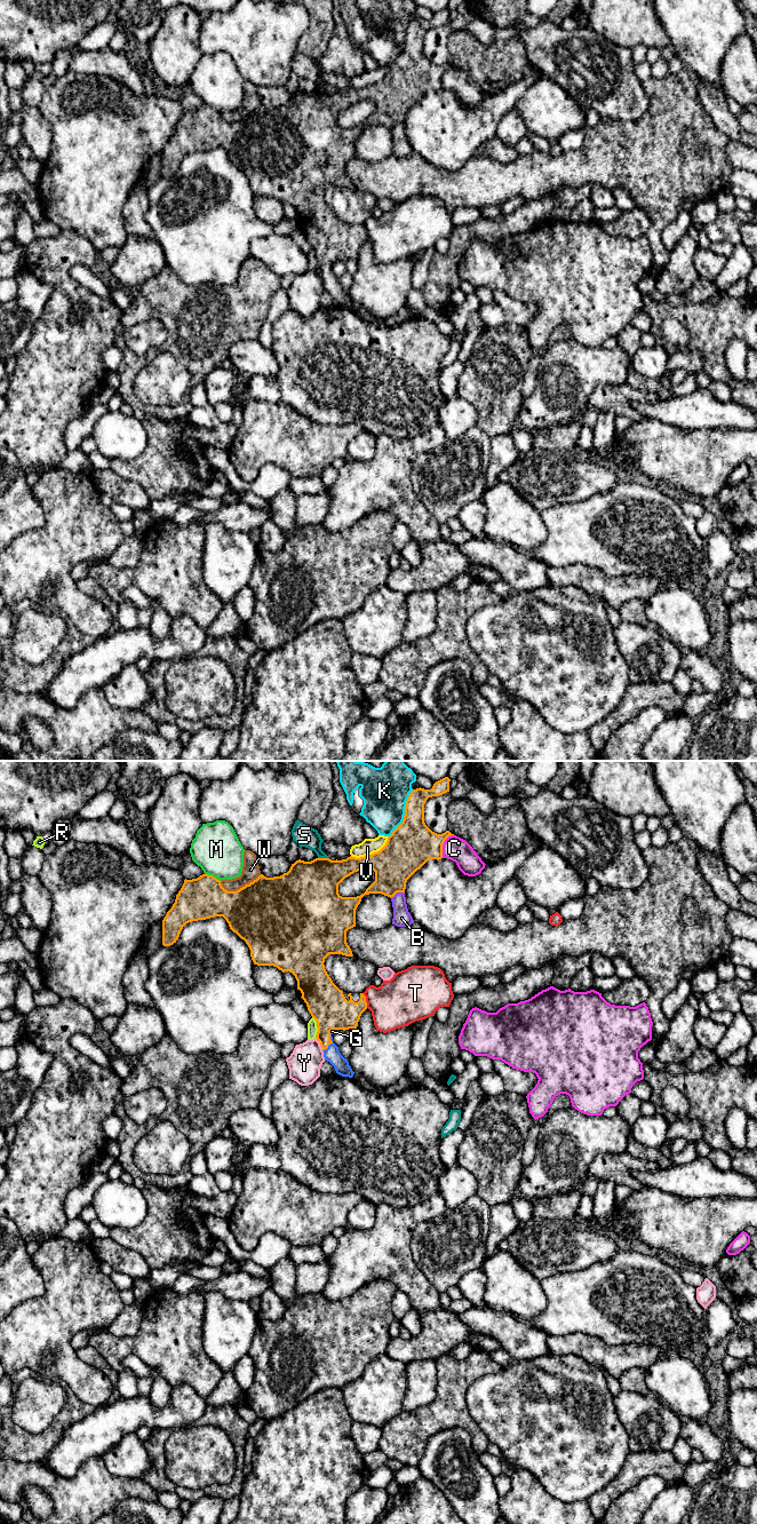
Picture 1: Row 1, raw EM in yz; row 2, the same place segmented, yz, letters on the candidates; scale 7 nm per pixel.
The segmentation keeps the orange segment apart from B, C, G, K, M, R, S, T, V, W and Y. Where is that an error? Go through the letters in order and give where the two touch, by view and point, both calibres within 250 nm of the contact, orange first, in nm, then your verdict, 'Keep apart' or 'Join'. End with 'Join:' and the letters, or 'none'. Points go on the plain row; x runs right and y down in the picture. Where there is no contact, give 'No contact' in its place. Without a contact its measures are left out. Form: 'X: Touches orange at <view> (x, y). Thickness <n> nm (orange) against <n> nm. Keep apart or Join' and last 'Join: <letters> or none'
B: Touches orange at yz (397, 122). Thickness 280 nm (orange) against 130 nm. Keep apart
C: Touches orange at yz (443, 74). Thickness 320 nm (orange) against 170 nm. Keep apart
G: Touches orange at yz (331, 271). Thickness 280 nm (orange) against 20 nm. Join
K: Touches orange at yz (405, 45). Thickness 320 nm (orange) against 320 nm. Keep apart
M: Touches orange at yz (212, 106). Thickness 300 nm (orange) against 340 nm. Keep apart
R: Touches orange at yz (317, 258). Thickness 280 nm (orange) against 70 nm. Keep apart
S: Touches orange at yz (323, 89). Thickness 400 nm (orange) against 150 nm. Keep apart
T: Touches orange at yz (365, 231). Thickness 260 nm (orange) against 340 nm. Keep apart
V: Touches orange at yz (372, 85). Thickness 300 nm (orange) against 110 nm. Keep apart
W: Touches orange at yz (240, 119). Thickness 480 nm (orange) against 130 nm. Keep apart
Y: Touches orange at yz (320, 275). Thickness 260 nm (orange) against 240 nm. Keep apart
Join: G

